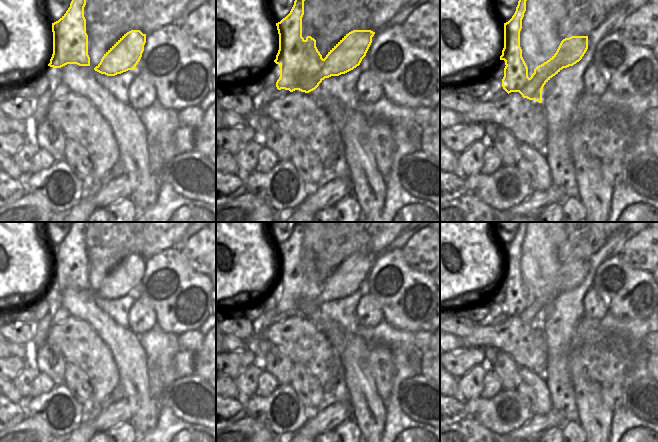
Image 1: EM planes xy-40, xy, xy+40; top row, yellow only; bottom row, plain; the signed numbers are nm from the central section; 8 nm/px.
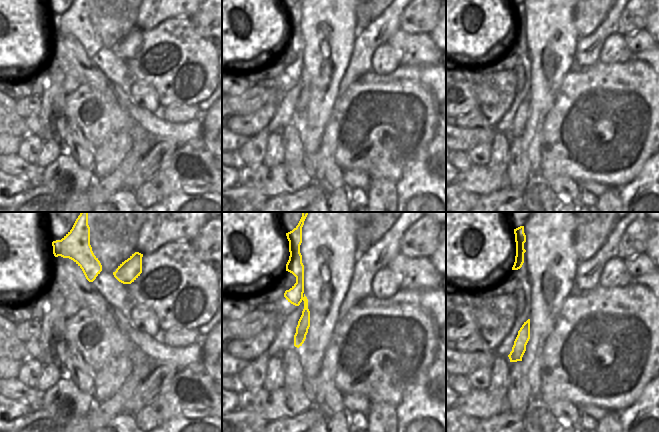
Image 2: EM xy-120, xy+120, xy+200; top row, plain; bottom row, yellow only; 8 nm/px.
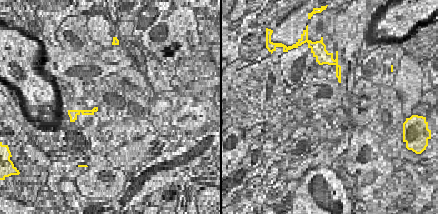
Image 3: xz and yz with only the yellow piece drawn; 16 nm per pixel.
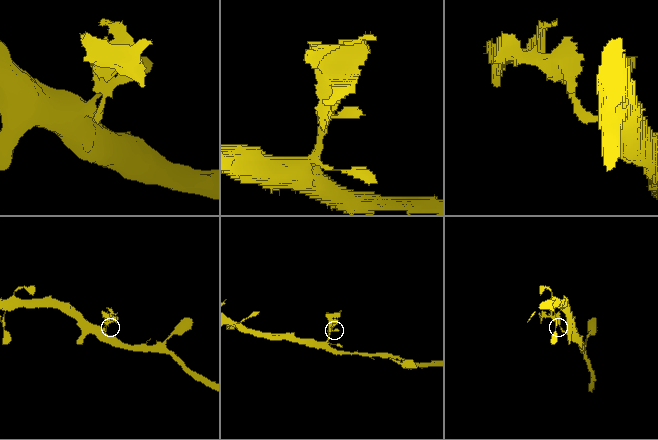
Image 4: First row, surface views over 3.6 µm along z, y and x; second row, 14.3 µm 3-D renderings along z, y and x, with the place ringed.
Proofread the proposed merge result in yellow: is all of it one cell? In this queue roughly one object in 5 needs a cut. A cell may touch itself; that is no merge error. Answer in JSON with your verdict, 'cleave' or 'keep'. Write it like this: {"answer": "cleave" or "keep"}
{"answer": "keep"}

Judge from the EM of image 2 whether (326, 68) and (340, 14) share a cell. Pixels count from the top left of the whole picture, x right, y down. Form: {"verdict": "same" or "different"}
{"verdict": "same"}

